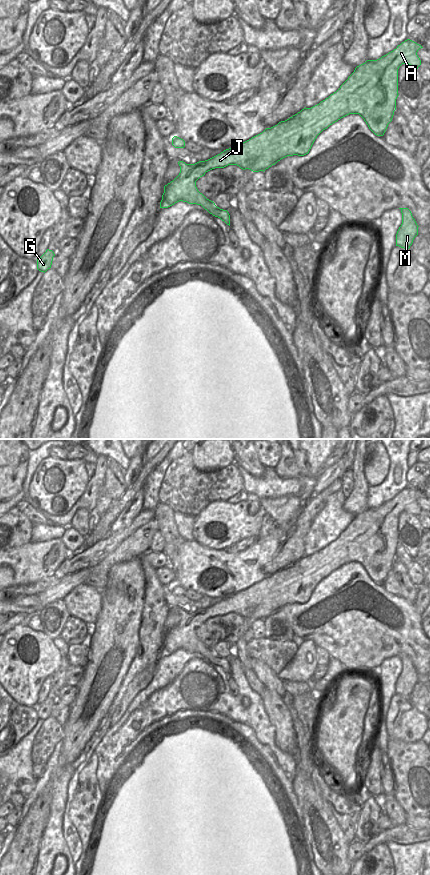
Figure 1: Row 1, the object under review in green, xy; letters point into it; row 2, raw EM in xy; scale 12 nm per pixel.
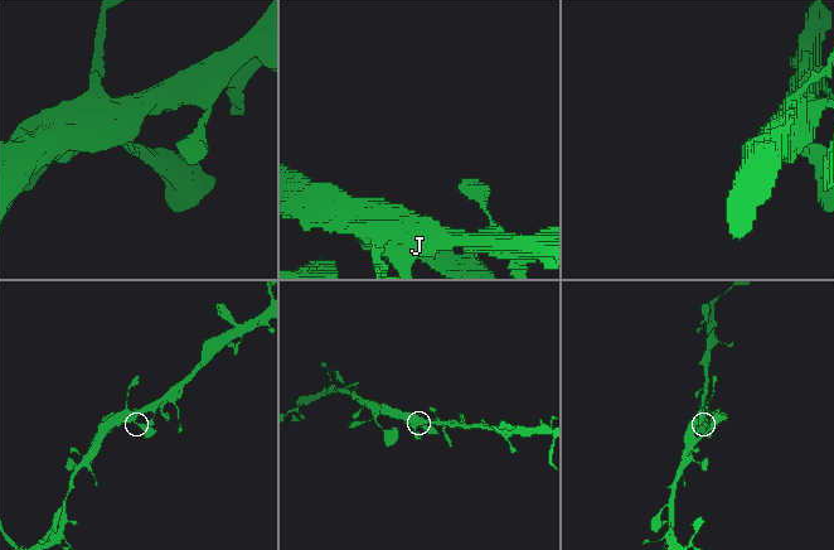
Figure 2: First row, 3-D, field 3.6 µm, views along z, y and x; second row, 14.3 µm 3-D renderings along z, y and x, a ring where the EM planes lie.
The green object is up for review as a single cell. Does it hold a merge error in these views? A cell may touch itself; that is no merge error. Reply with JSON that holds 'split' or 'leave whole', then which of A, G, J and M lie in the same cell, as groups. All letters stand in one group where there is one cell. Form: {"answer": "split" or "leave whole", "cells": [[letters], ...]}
{"answer": "leave whole", "cells": [["A", "G", "J", "M"]]}

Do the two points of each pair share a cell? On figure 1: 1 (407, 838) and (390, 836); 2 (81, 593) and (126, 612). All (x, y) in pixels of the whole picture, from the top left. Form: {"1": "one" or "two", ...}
{"1": "one", "2": "two"}

